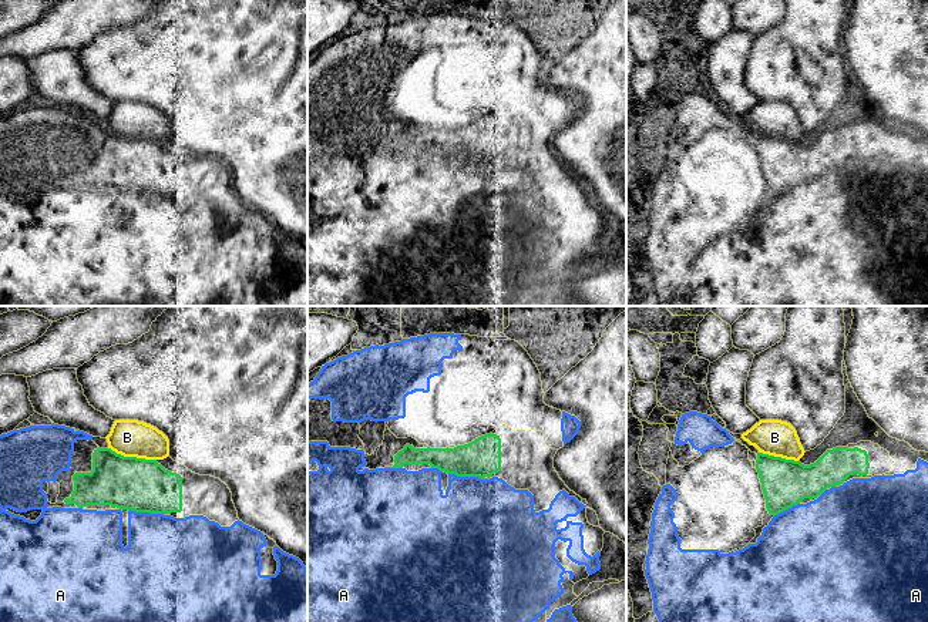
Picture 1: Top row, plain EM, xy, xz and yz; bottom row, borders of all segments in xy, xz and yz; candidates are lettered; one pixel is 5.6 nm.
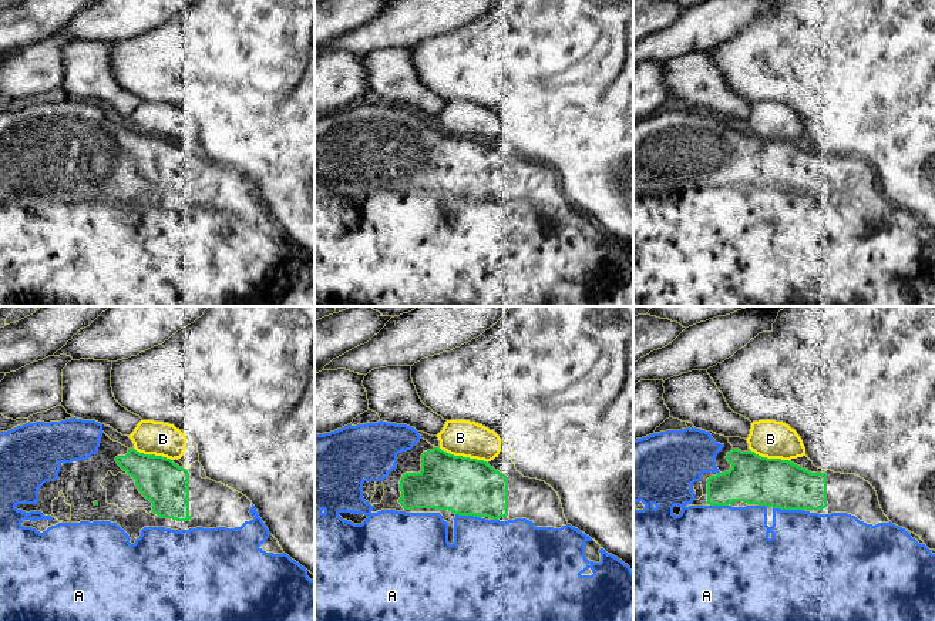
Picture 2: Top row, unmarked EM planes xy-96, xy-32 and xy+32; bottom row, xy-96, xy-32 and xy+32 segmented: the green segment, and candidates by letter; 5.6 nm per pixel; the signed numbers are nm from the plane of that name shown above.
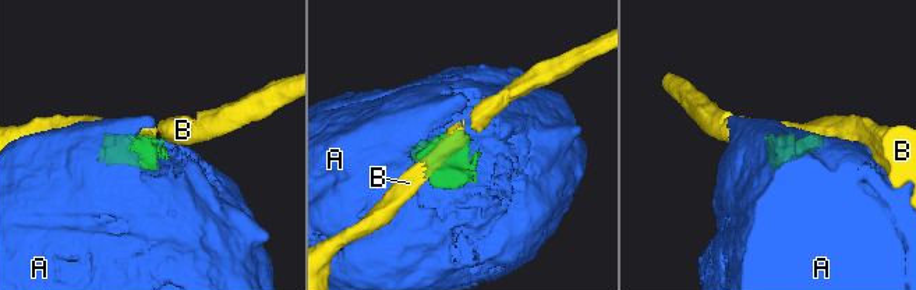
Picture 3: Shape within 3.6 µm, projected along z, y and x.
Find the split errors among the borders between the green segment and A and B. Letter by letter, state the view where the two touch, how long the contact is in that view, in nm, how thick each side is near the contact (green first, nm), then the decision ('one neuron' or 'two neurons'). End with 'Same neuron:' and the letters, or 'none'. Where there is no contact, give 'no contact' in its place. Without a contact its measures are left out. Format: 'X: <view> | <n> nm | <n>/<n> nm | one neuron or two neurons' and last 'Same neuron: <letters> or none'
A: xz | 220 nm | 220/460 nm | one neuron
B: xy | 280 nm | 300/200 nm | two neurons
Same neuron: A

